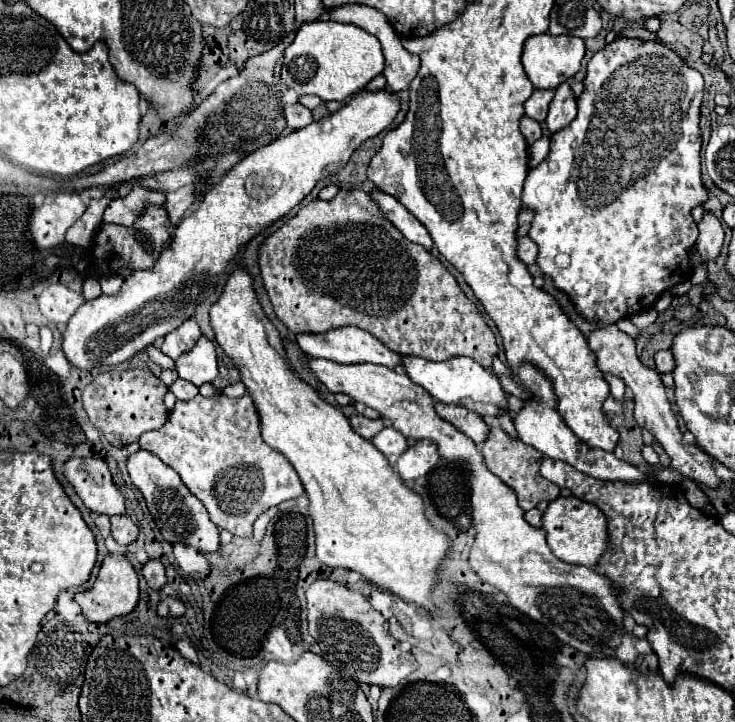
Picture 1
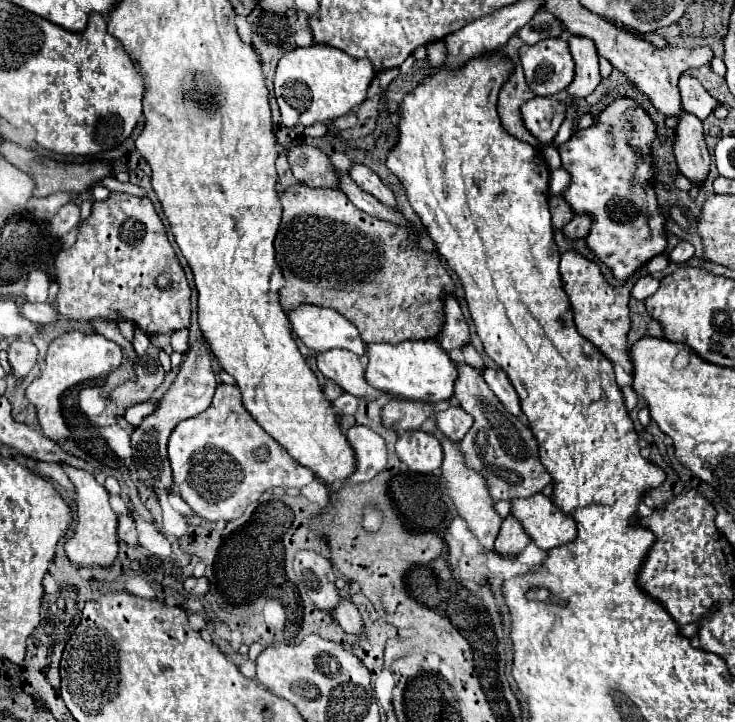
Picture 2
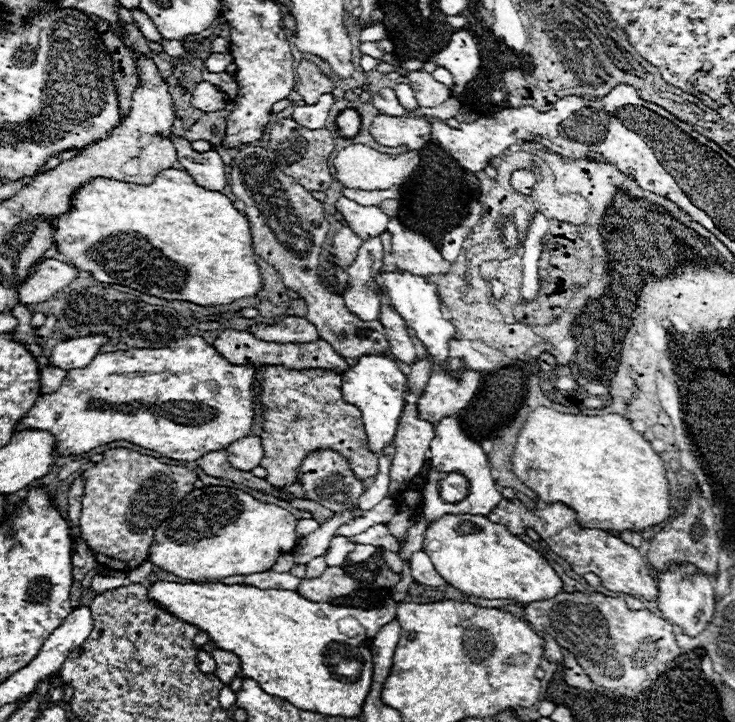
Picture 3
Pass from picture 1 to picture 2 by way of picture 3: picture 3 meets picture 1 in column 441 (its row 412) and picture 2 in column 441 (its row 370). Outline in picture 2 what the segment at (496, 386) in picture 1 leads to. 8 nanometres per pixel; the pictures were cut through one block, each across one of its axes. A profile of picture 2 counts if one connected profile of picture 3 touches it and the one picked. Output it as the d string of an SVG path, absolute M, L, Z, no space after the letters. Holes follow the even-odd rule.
M404 340L400 344L368 344L366 380L370 386L396 398L420 400L426 404L450 400L458 378L456 364L436 340Z

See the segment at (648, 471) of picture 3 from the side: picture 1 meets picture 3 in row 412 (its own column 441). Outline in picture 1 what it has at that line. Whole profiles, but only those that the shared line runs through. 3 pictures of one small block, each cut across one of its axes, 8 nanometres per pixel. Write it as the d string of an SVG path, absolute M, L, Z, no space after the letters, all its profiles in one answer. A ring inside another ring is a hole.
M244 268L234 270L234 274L230 276L222 296L210 310L210 320L216 332L216 342L240 368L242 382L260 410L264 442L290 460L306 488L306 494L310 498L308 510L316 530L318 560L330 568L354 570L362 574L362 578L372 586L404 598L428 612L436 612L432 590L436 584L440 562L450 554L450 538L428 522L428 518L424 516L422 496L402 482L402 478L388 464L382 452L376 450L370 440L358 436L350 428L348 418L336 406L322 400L316 390L294 376L288 362L284 360L280 334L264 316L252 288L252 276Z

